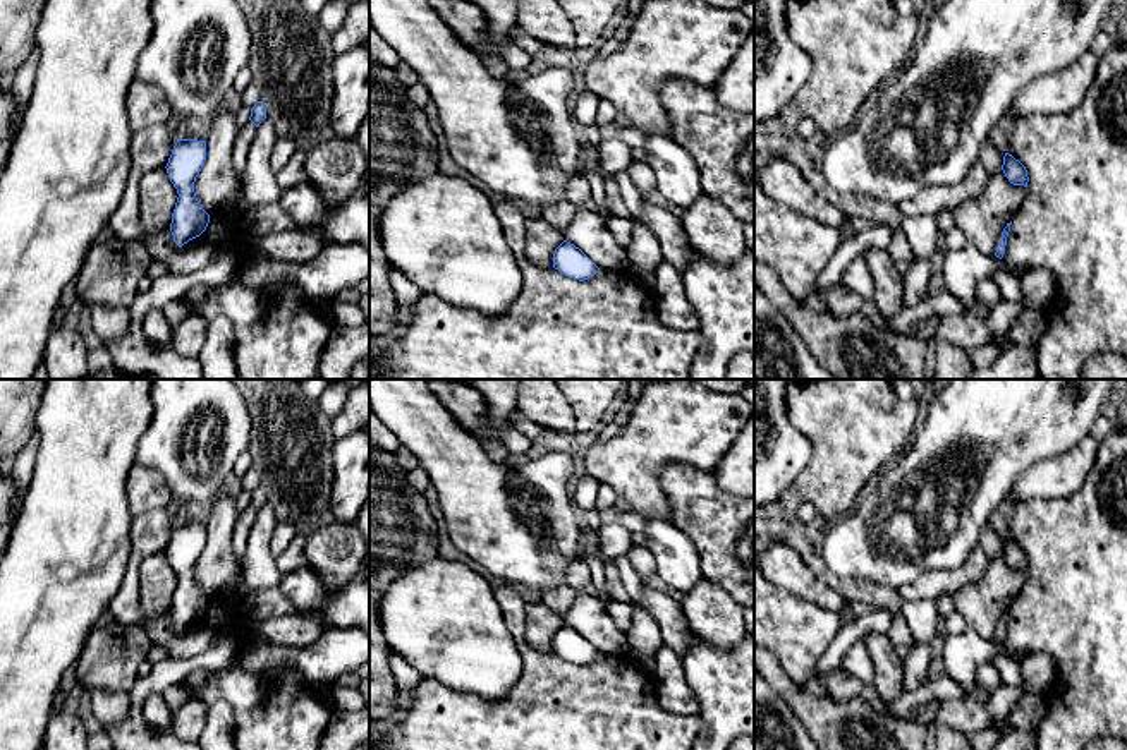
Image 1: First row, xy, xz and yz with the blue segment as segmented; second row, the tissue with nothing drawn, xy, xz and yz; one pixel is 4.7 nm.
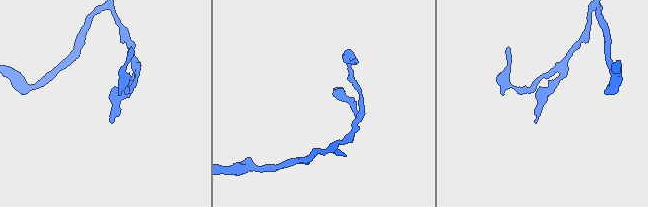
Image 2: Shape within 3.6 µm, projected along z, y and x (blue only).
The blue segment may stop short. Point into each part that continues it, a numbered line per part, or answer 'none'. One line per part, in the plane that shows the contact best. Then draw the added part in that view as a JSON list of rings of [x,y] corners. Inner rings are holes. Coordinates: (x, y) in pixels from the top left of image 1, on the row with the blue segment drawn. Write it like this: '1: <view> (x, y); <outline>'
none

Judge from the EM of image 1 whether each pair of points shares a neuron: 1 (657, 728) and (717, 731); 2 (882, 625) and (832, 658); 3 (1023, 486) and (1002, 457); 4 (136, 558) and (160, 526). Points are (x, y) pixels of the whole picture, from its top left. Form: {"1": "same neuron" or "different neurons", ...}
{"1": "different neurons", "2": "same neuron", "3": "different neurons", "4": "same neuron"}

